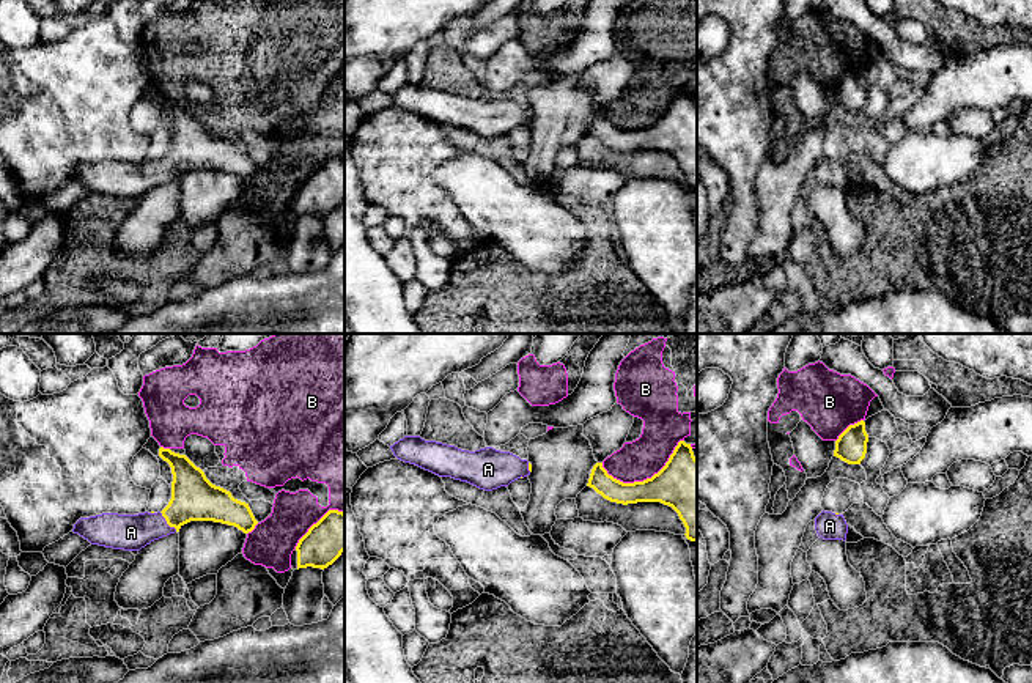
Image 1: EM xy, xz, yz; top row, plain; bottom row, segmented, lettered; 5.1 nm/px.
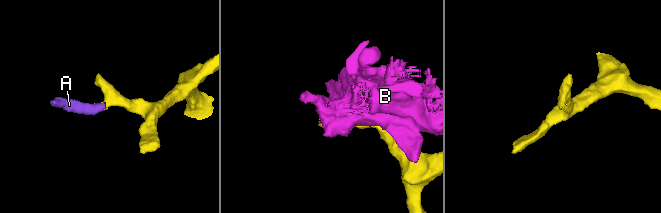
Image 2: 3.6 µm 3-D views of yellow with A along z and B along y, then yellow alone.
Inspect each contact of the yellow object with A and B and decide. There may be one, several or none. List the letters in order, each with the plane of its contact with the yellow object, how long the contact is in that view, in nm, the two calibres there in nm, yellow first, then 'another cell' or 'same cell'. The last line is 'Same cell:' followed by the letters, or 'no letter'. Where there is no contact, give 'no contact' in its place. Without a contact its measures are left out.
A: meets yellow in xy; contact 140 nm long; 240 nm thick on the yellow side, 190 nm on the other; same cell
B: meets yellow in xz; contact 440 nm long; 300 nm thick on the yellow side, 200 nm on the other; another cell
Same cell: A

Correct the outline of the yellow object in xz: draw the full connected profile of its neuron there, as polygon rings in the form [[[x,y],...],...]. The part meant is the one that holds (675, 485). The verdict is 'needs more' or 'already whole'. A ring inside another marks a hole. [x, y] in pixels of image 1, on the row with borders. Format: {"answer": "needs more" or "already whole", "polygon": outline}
{"answer": "already whole", "polygon": [[[680,441],[665,466],[651,478],[623,483],[596,463],[587,486],[617,504],[661,502],[672,507],[686,527],[686,538],[697,541],[697,458],[691,444]]]}

